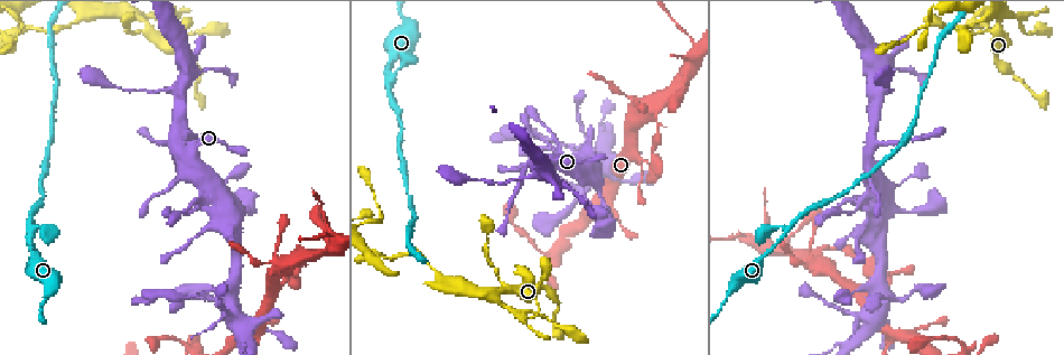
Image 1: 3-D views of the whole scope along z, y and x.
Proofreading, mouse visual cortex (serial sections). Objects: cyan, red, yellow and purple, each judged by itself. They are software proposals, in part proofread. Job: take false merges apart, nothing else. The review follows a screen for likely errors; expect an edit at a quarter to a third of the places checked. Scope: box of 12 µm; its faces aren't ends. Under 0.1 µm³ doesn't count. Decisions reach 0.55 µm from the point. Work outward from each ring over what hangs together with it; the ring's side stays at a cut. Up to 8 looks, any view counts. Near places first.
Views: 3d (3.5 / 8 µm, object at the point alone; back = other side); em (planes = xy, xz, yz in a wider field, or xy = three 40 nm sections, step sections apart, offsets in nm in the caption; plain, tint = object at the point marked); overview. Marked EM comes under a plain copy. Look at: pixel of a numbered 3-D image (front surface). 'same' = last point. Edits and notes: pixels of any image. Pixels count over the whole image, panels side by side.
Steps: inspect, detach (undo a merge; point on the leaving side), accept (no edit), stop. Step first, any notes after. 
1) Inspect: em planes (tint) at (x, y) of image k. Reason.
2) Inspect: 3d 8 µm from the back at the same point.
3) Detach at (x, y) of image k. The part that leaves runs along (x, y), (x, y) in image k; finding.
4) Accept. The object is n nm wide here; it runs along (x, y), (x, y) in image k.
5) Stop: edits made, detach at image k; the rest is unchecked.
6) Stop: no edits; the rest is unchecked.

Inspect: 3d 8 µm at (384, 73) of image 1. Three-way junction.

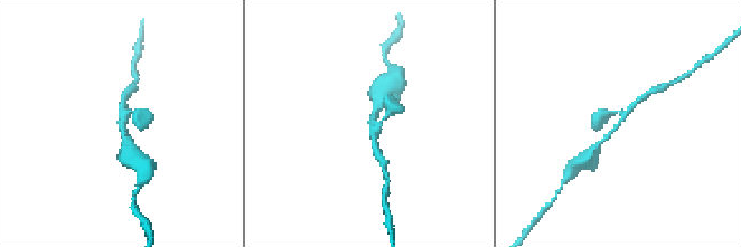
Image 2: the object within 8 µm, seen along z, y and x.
Inspect: 3d 3.5 µm at (372, 124) of image 2.

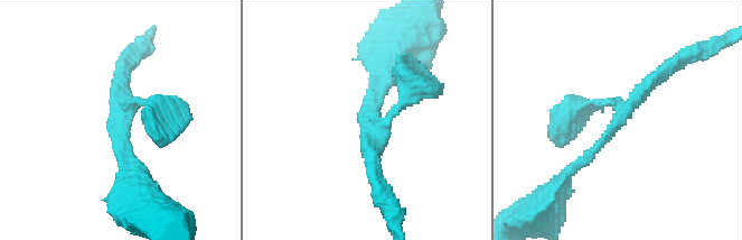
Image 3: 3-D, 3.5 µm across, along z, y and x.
Inspect: em xy step 1 (tint) at (116, 121) of image 3. Need the tissue.

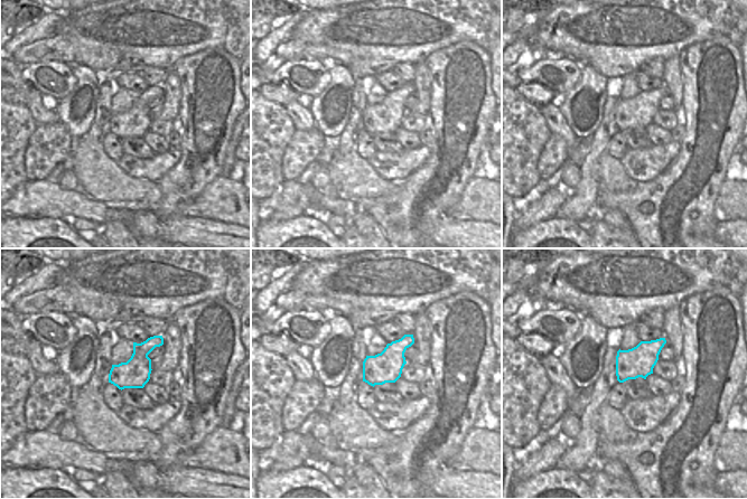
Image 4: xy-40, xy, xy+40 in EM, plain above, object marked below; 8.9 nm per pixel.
Accept. The object is 280 nm wide here; it runs along (565, 174), (668, 67) in image 3; one cell here.

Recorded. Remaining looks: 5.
Inspect: em xy step 2 (tint) at (867, 148) of image 1. Abrupt turn.

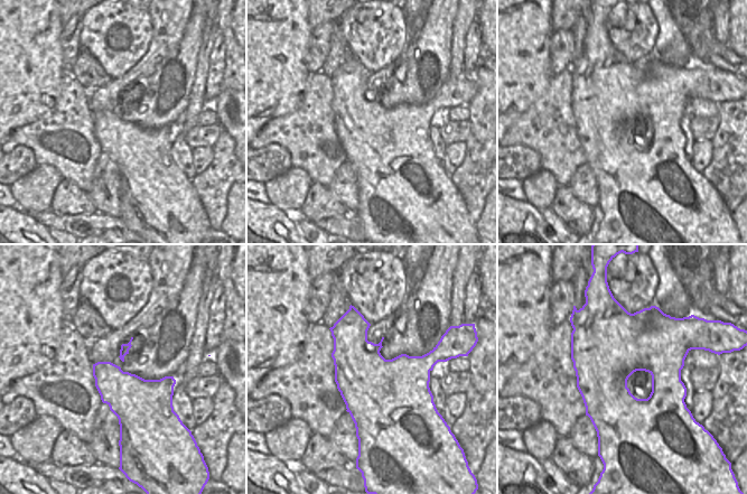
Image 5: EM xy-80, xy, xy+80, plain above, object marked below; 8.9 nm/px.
Inspect: 3d 3.5 µm at the same point.

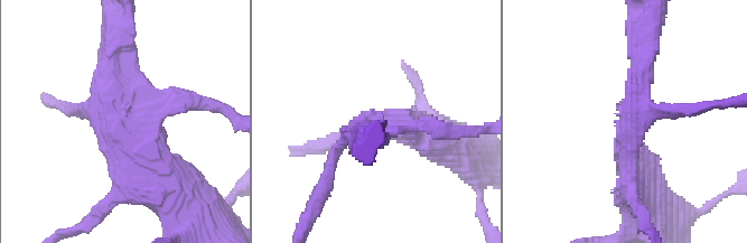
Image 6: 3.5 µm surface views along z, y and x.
Accept. It runs along (161, 114), (113, 46) in image 6; one cell here.

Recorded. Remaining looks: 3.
Inspect: em xy step 5 (tint) at (649, 162) of image 1.

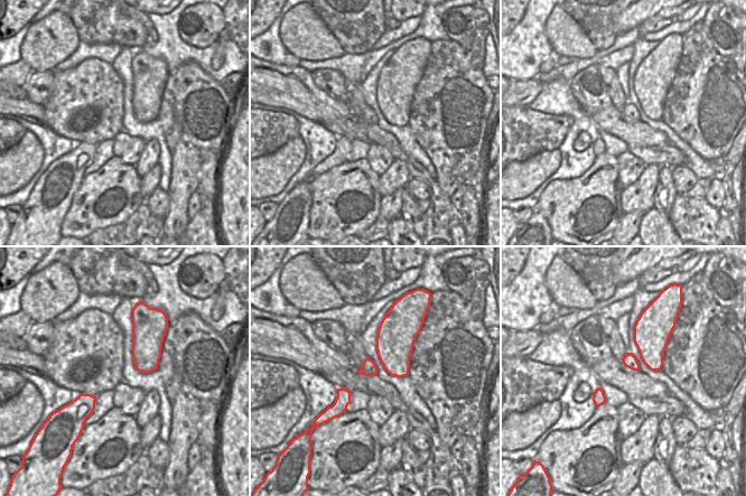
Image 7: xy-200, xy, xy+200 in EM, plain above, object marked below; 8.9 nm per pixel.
Inspect: 3d 3.5 µm at the same point.

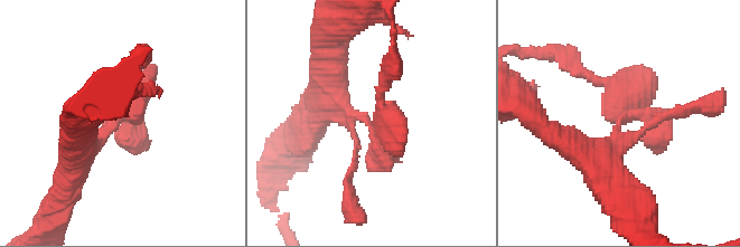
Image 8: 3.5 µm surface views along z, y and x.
Accept. It runs along (73, 172), (132, 107), (152, 66) in image 8; all the same cell.

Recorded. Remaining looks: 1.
Stop: no edits; the rest is unchecked.

